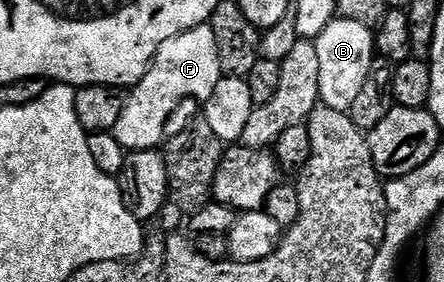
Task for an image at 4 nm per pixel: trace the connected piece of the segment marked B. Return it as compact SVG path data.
M335 17L314 41L318 50L318 86L321 103L331 109L349 111L372 72L376 59L375 33L360 22Z

